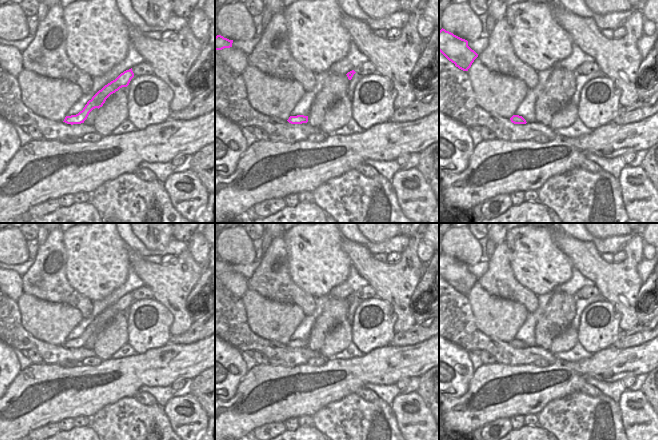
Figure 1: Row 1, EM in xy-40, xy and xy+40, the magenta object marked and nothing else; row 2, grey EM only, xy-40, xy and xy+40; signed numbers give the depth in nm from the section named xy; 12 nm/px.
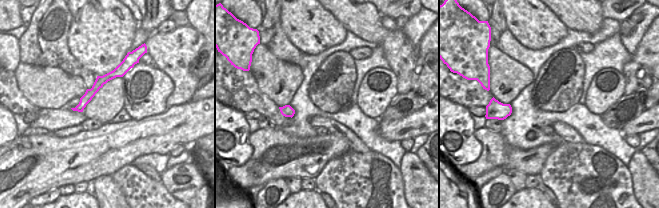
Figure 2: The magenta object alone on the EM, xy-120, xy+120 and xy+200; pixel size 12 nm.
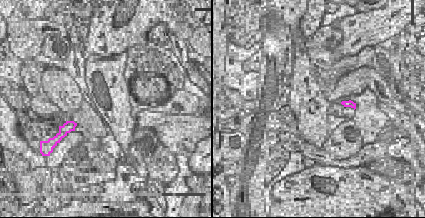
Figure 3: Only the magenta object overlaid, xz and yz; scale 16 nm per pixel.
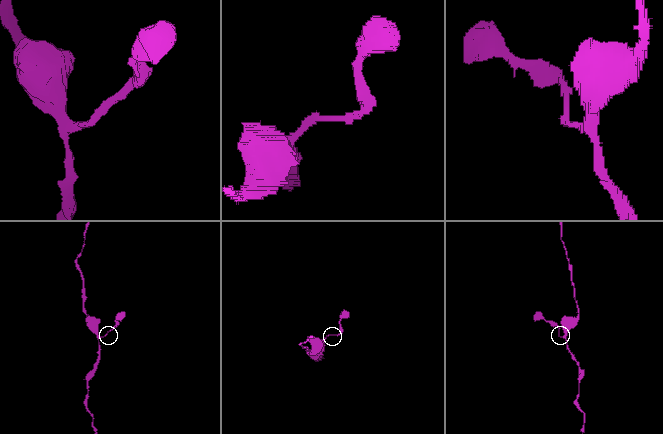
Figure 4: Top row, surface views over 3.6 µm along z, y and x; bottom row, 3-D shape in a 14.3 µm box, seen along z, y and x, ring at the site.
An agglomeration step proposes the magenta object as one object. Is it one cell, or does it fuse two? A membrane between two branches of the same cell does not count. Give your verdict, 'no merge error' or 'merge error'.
no merge error

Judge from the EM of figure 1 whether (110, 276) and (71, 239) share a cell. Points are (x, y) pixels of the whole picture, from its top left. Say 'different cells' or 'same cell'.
same cell

